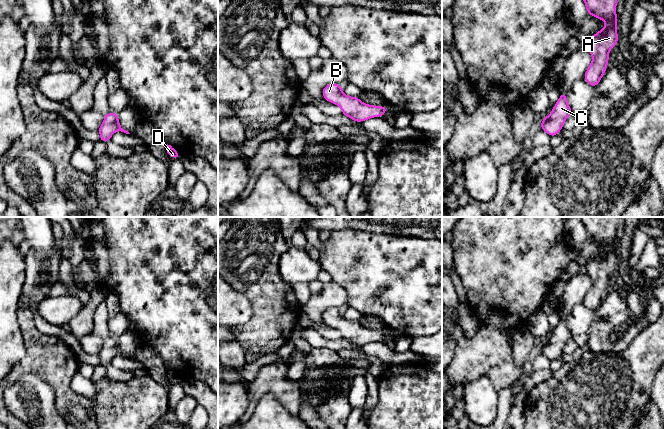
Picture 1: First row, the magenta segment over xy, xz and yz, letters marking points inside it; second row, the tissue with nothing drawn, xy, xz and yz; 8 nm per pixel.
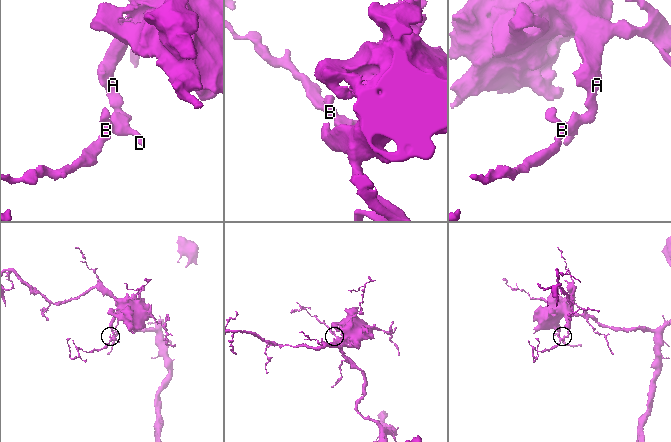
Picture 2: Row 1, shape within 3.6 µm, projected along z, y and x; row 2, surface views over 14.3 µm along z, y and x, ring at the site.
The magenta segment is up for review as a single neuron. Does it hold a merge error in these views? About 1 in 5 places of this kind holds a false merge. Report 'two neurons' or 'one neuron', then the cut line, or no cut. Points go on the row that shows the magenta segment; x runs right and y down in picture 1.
one neuron; no cut

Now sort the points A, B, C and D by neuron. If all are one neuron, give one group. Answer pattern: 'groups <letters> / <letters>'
groups A B C D

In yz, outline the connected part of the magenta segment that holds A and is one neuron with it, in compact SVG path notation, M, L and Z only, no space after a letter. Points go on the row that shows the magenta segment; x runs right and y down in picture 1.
M583 0L587 14L605 22L605 27L589 37L585 43L592 56L584 80L596 87L606 72L609 52L618 44L618 25L616 14L617 0Z

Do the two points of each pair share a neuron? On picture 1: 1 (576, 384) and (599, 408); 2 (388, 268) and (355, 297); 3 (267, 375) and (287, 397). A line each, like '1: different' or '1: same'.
1: same
2: same
3: same

